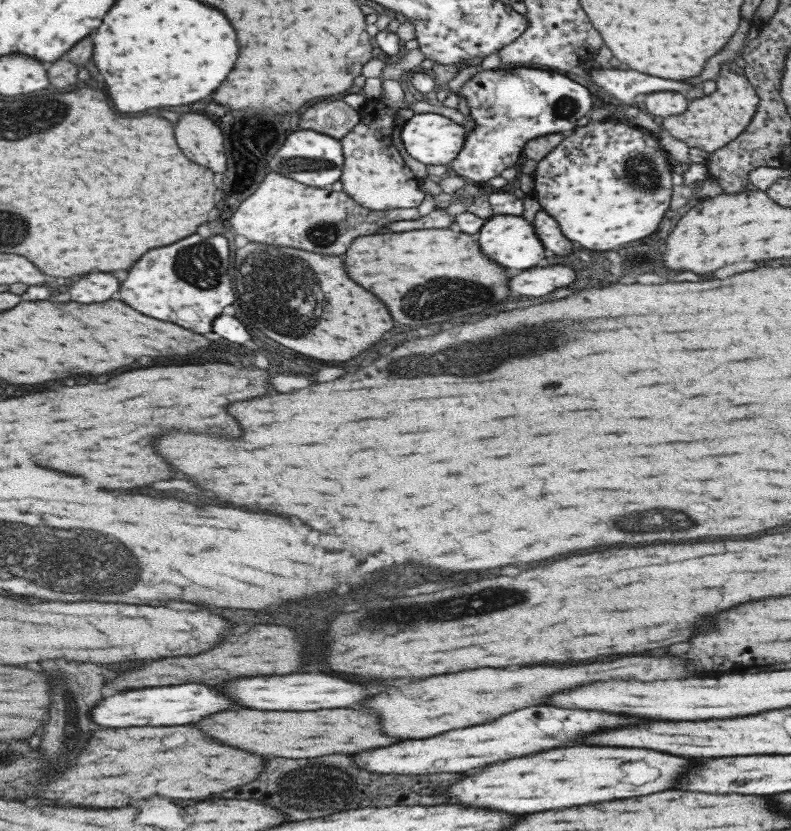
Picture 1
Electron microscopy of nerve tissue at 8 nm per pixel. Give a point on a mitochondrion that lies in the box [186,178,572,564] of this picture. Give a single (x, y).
(293, 280)

